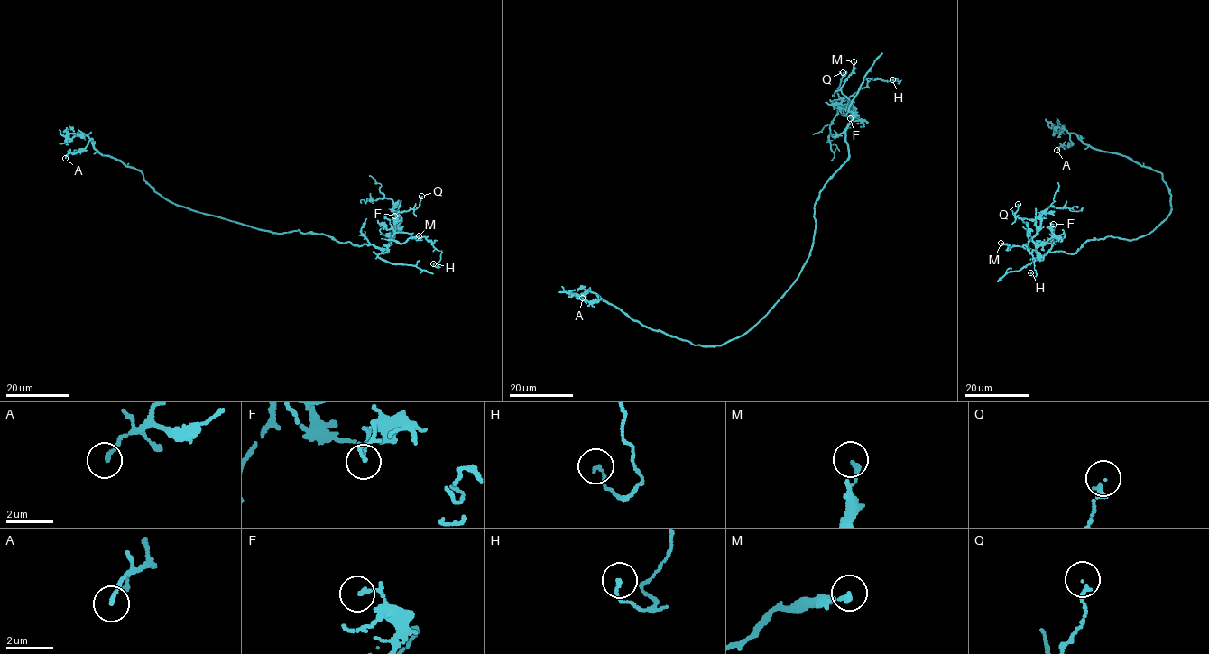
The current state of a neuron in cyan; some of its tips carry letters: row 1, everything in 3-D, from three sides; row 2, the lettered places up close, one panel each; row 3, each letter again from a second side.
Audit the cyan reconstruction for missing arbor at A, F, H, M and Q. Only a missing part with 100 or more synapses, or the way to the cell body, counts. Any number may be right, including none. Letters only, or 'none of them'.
none of them

